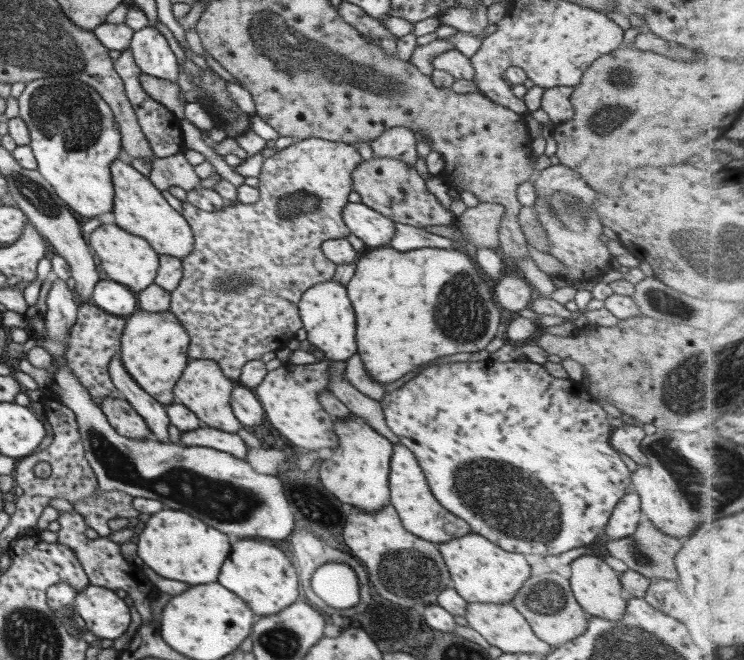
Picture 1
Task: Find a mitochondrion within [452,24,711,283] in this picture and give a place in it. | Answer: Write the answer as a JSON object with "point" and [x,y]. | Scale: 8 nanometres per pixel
{"point":[562,216]}

